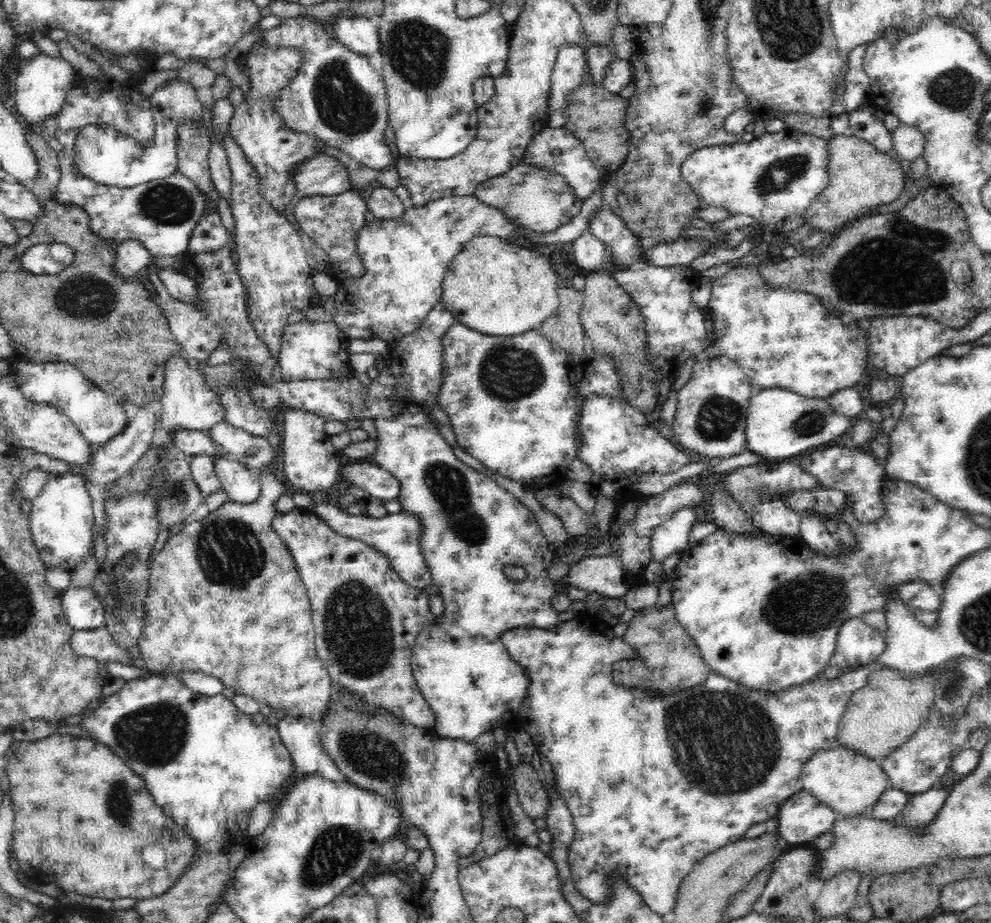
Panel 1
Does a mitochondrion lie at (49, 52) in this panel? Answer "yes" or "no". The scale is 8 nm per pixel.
no

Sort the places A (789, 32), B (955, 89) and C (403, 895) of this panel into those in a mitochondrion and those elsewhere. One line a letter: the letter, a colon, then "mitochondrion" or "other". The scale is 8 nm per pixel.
A: mitochondrion
B: mitochondrion
C: other

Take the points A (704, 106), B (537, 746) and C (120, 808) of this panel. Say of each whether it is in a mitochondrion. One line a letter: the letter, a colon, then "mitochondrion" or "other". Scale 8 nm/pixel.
A: mitochondrion
B: other
C: mitochondrion

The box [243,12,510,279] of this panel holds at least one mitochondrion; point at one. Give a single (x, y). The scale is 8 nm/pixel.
(418, 52)

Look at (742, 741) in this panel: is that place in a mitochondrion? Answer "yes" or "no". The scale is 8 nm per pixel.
yes

